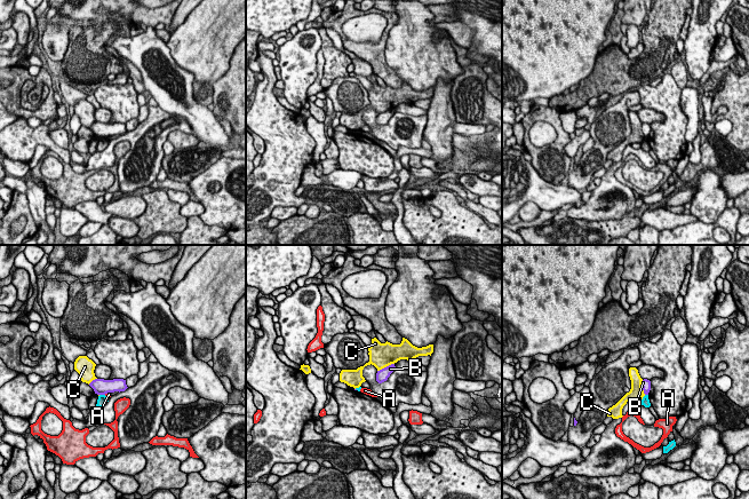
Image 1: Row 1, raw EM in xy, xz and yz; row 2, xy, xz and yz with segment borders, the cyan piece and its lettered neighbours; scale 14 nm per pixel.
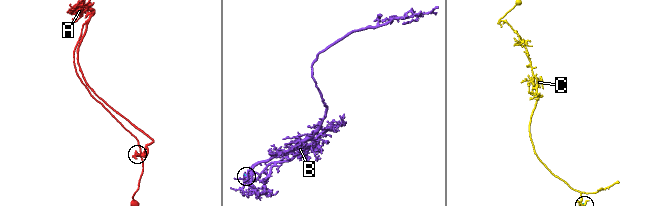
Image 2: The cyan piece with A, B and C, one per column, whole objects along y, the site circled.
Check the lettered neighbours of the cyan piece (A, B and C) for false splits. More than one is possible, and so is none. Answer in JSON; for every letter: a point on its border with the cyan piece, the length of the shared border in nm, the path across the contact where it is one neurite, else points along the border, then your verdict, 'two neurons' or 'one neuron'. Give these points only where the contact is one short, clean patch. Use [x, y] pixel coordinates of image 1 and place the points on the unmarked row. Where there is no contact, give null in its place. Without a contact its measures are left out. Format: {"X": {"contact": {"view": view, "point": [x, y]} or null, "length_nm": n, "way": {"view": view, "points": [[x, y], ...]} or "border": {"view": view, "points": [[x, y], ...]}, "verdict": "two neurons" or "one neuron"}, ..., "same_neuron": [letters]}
{"A": {"contact": {"view": "xy", "point": [106, 140]}, "length_nm": 70, "verdict": "two neurons"}, "B": {"contact": {"view": "xy", "point": [102, 139]}, "length_nm": 80, "border": {"view": "xy", "points": [[100, 137], [104, 139]]}, "verdict": "two neurons"}, "C": {"contact": {"view": "yz", "point": [643, 141]}, "length_nm": 100, "border": {"view": "yz", "points": [[645, 139], [642, 143]]}, "verdict": "two neurons"}, "same_neuron": []}

